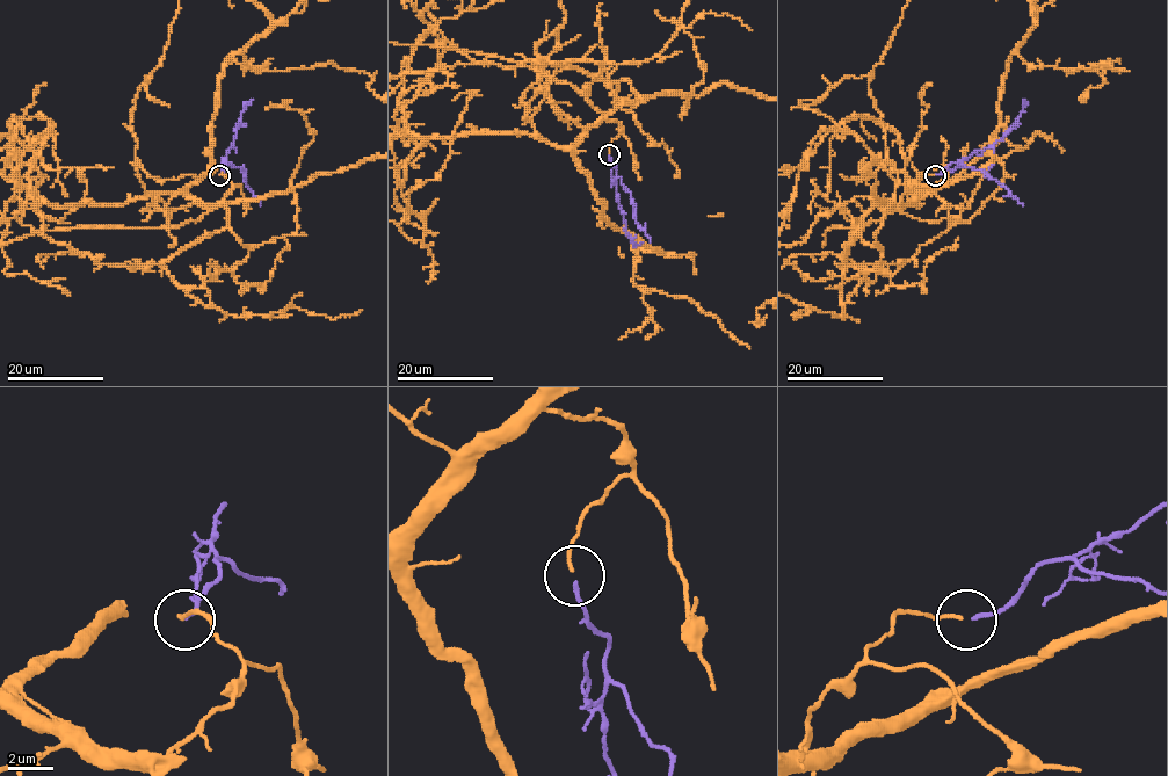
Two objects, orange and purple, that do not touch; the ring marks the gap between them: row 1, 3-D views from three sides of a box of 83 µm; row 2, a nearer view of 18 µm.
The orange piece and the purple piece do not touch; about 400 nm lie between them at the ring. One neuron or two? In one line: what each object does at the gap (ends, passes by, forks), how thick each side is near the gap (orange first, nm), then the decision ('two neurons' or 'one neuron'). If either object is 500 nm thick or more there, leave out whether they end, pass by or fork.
orange ends; purple ends; calibres 140 and 170 nm; one neuron

